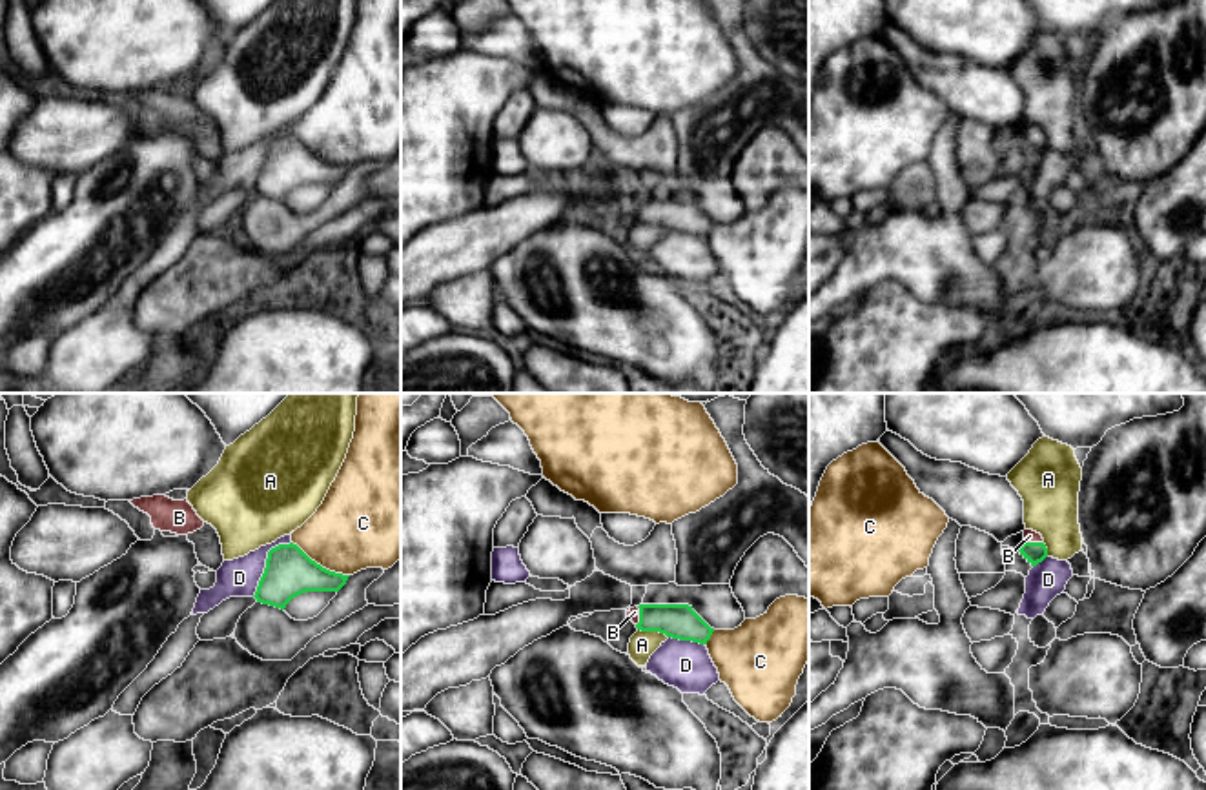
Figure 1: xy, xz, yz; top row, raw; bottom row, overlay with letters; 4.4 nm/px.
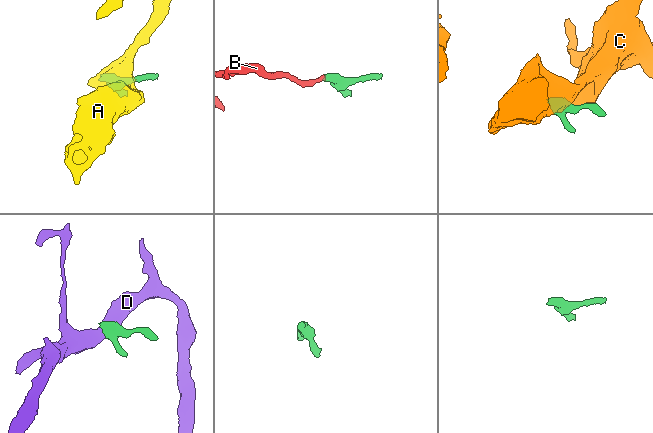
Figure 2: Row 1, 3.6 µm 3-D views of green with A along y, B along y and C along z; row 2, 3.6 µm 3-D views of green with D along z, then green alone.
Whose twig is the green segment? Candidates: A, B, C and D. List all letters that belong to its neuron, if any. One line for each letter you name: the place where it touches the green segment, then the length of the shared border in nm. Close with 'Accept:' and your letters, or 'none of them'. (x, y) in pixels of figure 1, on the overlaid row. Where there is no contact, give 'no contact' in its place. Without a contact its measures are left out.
B: meets green in yz at (1033, 543); contact 90 nm long
Accept: B

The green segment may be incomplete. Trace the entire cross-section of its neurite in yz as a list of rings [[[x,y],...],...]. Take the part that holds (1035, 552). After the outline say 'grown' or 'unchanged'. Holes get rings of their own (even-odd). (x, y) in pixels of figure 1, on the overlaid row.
[[[1024,530],[1024,542],[1018,552],[1031,566],[1037,566],[1048,557],[1042,535],[1033,530]]]; grown

